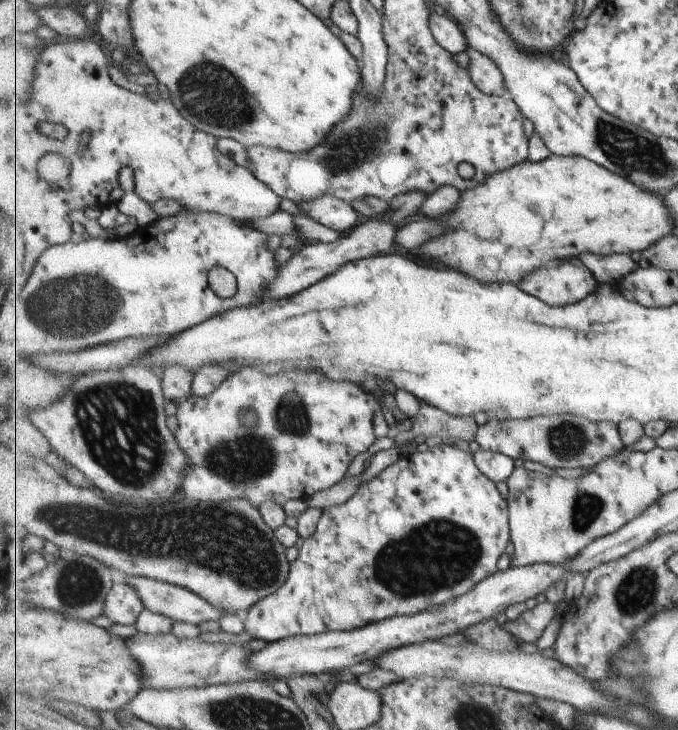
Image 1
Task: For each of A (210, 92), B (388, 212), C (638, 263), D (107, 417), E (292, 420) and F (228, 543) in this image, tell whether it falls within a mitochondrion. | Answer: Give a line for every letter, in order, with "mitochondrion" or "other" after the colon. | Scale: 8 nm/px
A: mitochondrion
B: other
C: other
D: mitochondrion
E: mitochondrion
F: mitochondrion

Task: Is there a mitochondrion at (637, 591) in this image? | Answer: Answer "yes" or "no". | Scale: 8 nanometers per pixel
yes

